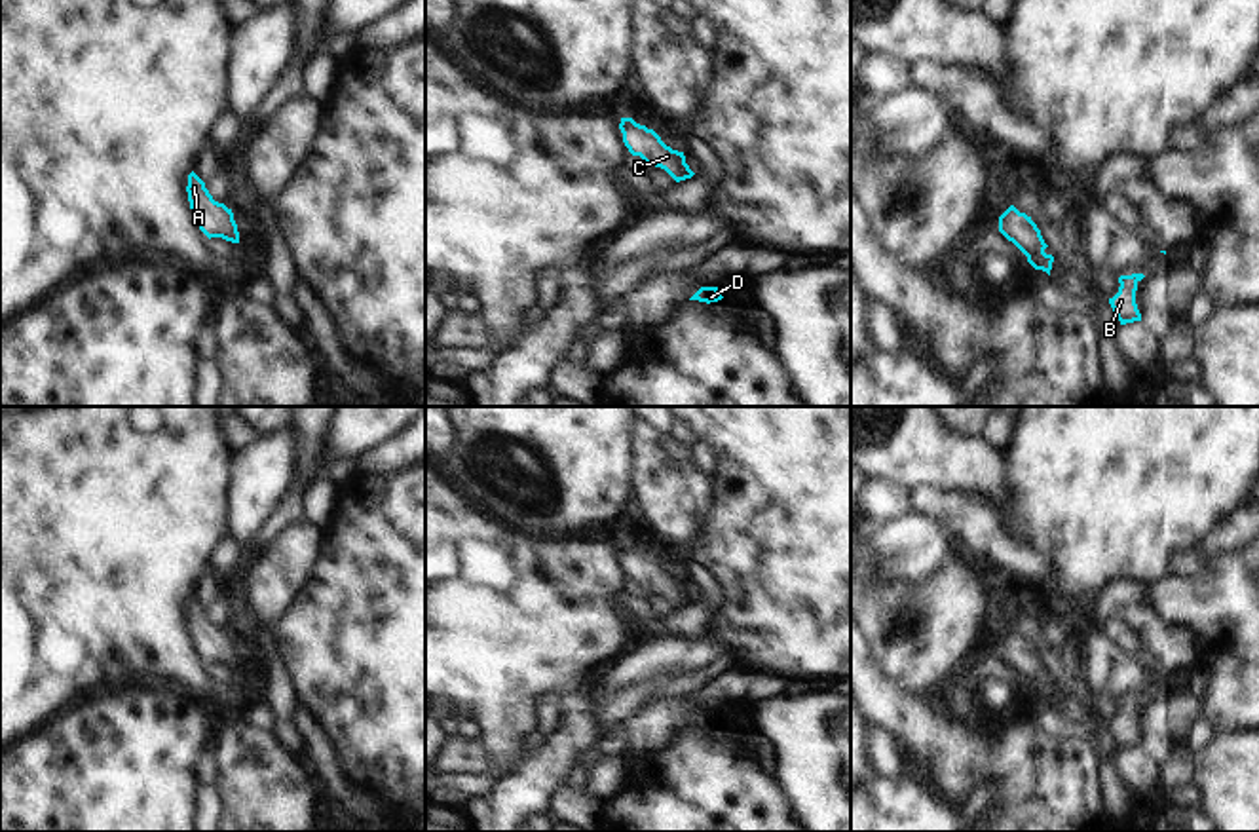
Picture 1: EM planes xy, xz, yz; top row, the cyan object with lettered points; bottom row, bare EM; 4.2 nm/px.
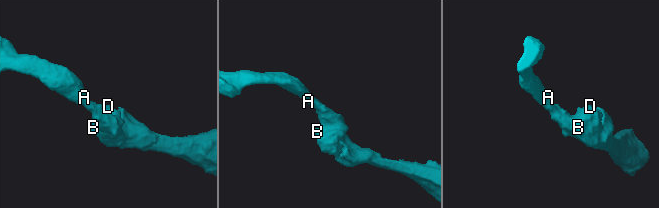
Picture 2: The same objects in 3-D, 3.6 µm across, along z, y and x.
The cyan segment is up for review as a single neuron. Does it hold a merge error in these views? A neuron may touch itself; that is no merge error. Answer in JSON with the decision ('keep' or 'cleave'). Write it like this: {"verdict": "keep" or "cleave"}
{"verdict": "keep"}

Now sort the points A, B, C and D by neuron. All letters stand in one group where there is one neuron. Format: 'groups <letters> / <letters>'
groups A B C D

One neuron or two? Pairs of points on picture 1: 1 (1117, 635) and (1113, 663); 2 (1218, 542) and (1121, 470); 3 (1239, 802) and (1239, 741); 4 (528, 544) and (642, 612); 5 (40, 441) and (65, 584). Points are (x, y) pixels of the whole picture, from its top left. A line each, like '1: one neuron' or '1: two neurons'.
1: two neurons
2: two neurons
3: one neuron
4: two neurons
5: one neuron

